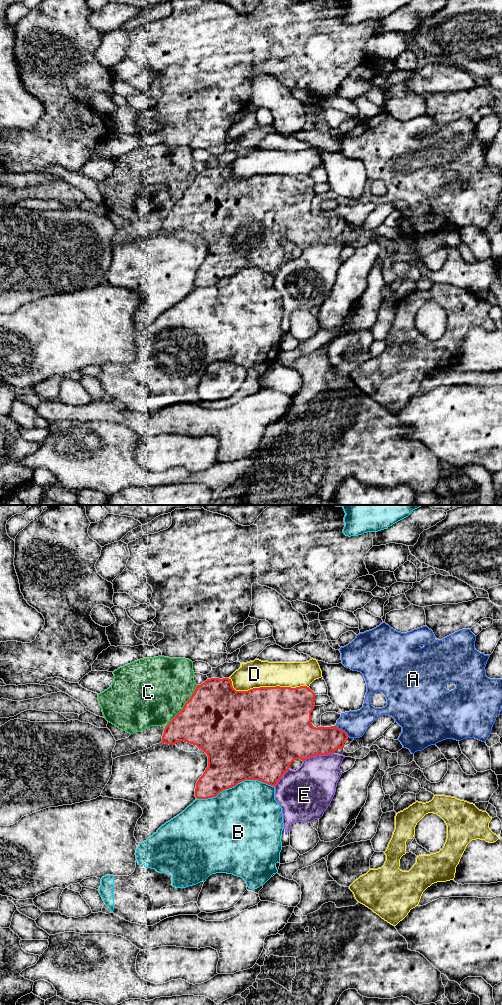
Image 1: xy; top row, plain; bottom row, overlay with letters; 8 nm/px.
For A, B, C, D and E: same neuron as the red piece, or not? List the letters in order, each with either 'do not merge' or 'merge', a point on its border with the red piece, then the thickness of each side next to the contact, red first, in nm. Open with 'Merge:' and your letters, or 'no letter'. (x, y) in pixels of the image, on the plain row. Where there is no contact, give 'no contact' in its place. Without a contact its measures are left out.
Merge: no letter
A: do not merge; contact xy (342, 218); calibres 220 and 200 nm
B: do not merge; contact xy (235, 273); calibres 440 and 480 nm
C: do not merge; contact xy (184, 194); calibres 500 and 480 nm
D: do not merge; contact xy (266, 175); calibres 500 and 220 nm
E: do not merge; contact xy (318, 242); calibres 360 and 360 nm

